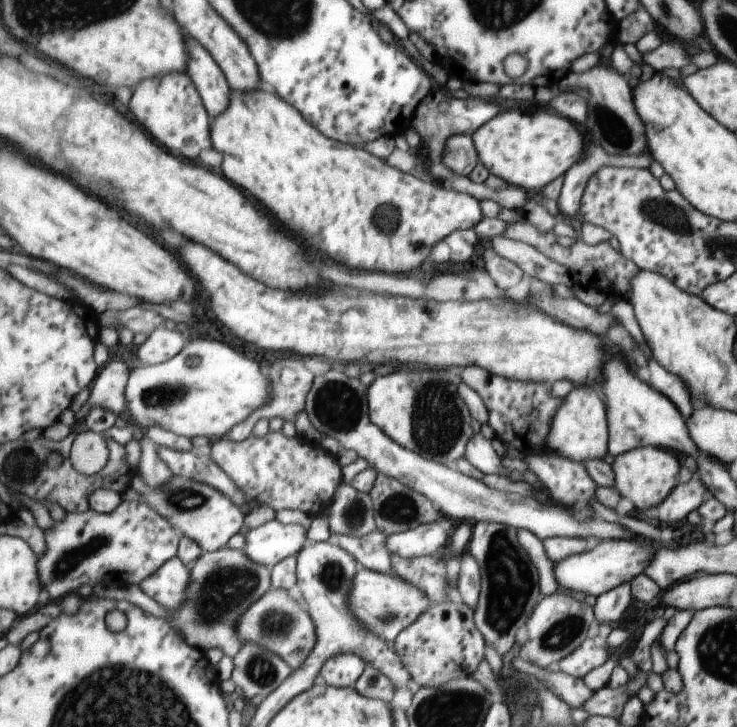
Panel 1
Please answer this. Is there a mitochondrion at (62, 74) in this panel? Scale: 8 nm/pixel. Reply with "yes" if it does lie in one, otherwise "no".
no

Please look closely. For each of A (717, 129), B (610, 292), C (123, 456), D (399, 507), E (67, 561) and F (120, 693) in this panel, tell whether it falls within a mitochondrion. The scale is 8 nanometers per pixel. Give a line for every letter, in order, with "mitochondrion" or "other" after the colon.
A: other
B: other
C: other
D: mitochondrion
E: mitochondrion
F: mitochondrion

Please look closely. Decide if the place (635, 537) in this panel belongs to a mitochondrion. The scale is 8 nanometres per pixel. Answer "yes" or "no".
no

